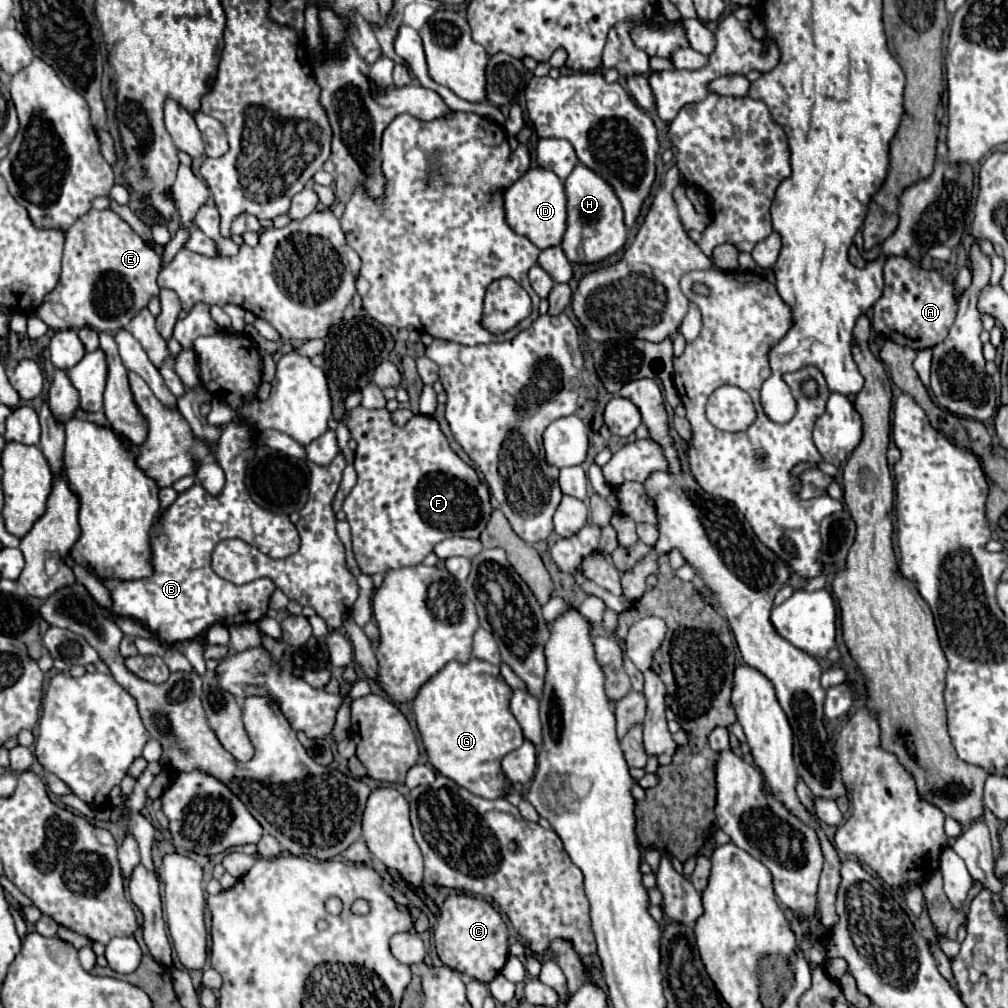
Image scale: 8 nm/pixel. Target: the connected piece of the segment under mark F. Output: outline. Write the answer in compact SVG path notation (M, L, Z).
M356 407L350 413L348 429L358 443L354 455L358 483L344 499L342 511L352 527L352 551L360 573L384 575L390 569L418 565L428 553L432 553L436 543L452 535L470 539L480 537L492 515L488 487L478 479L476 471L450 449L448 439L434 417L414 415L404 427L398 427L390 421L388 409Z

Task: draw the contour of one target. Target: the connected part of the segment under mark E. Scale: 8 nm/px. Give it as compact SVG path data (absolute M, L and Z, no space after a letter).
M90 209L66 231L60 285L56 285L56 289L46 297L46 301L32 315L40 317L52 329L80 329L88 325L96 331L116 333L120 331L120 327L128 327L128 323L144 307L148 307L152 297L158 297L160 287L156 279L158 279L160 267L162 267L162 259L138 233L132 231L132 227L124 219L120 219L110 209L104 209L104 211Z

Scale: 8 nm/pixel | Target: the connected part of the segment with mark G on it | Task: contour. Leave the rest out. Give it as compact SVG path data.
M472 657L468 663L450 661L420 687L412 701L416 725L430 763L442 775L484 799L506 795L510 783L502 775L500 761L524 741L522 727L508 707L510 695L512 689L502 679L500 669Z

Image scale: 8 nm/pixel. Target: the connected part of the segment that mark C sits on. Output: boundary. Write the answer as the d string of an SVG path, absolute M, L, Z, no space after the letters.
M450 893L444 899L434 927L434 941L444 965L482 983L492 981L508 959L508 927L504 917L488 901L466 893Z

